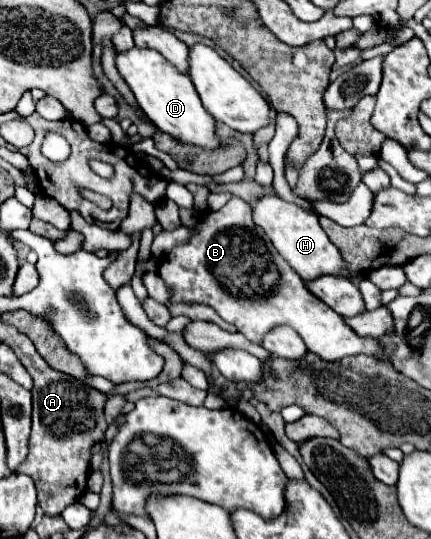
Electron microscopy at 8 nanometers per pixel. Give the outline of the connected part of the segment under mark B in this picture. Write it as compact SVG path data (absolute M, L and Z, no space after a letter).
M232 197L220 211L208 211L202 217L198 235L190 243L174 247L158 267L158 275L164 279L170 291L170 303L206 303L216 309L216 313L230 325L234 325L248 341L258 343L262 337L278 325L292 327L306 343L310 353L316 353L324 361L340 361L350 355L372 355L374 359L390 361L386 347L372 337L360 337L350 325L344 323L344 317L332 311L316 295L308 293L304 279L280 257L276 247L268 241L268 235L252 221L252 207L240 197Z

